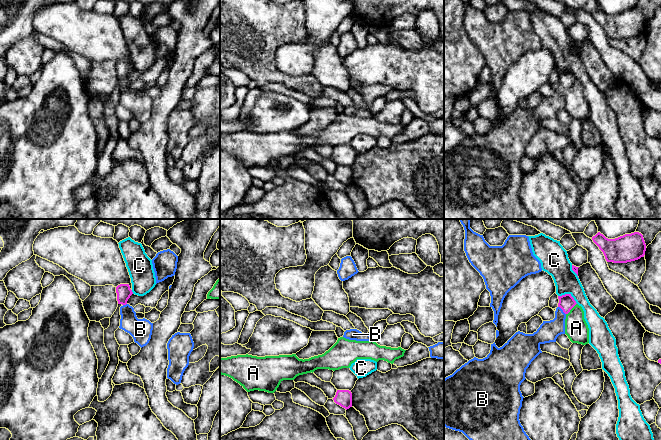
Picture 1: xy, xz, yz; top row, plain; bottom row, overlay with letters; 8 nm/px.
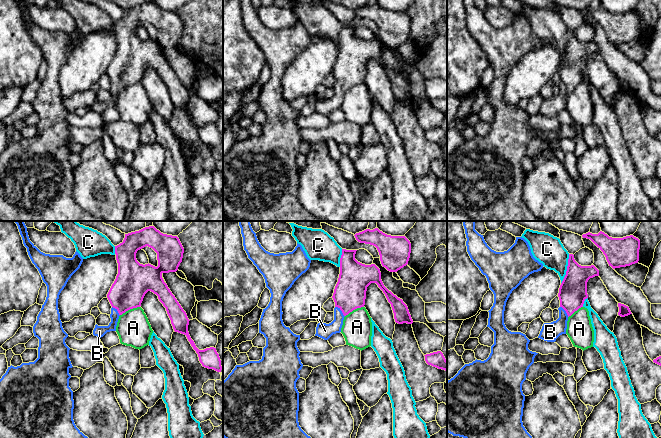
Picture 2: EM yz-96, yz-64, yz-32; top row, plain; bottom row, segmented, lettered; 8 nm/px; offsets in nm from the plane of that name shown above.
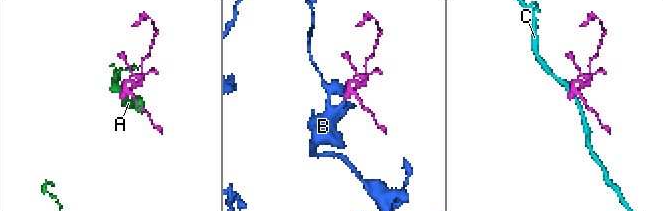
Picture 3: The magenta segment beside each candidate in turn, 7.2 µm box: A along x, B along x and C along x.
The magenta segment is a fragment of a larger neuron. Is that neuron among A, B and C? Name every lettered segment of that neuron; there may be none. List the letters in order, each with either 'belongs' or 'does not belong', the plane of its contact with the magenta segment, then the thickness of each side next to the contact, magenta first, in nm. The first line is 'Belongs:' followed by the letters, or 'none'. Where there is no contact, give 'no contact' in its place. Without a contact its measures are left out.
Belongs: B
A: does not belong; meets magenta in yz; 130 nm thick on the magenta side, 190 nm on the other
B: belongs; meets magenta in yz; 130 nm thick on the magenta side, 160 nm on the other
C: does not belong; meets magenta in yz; 130 nm thick on the magenta side, 200 nm on the other

